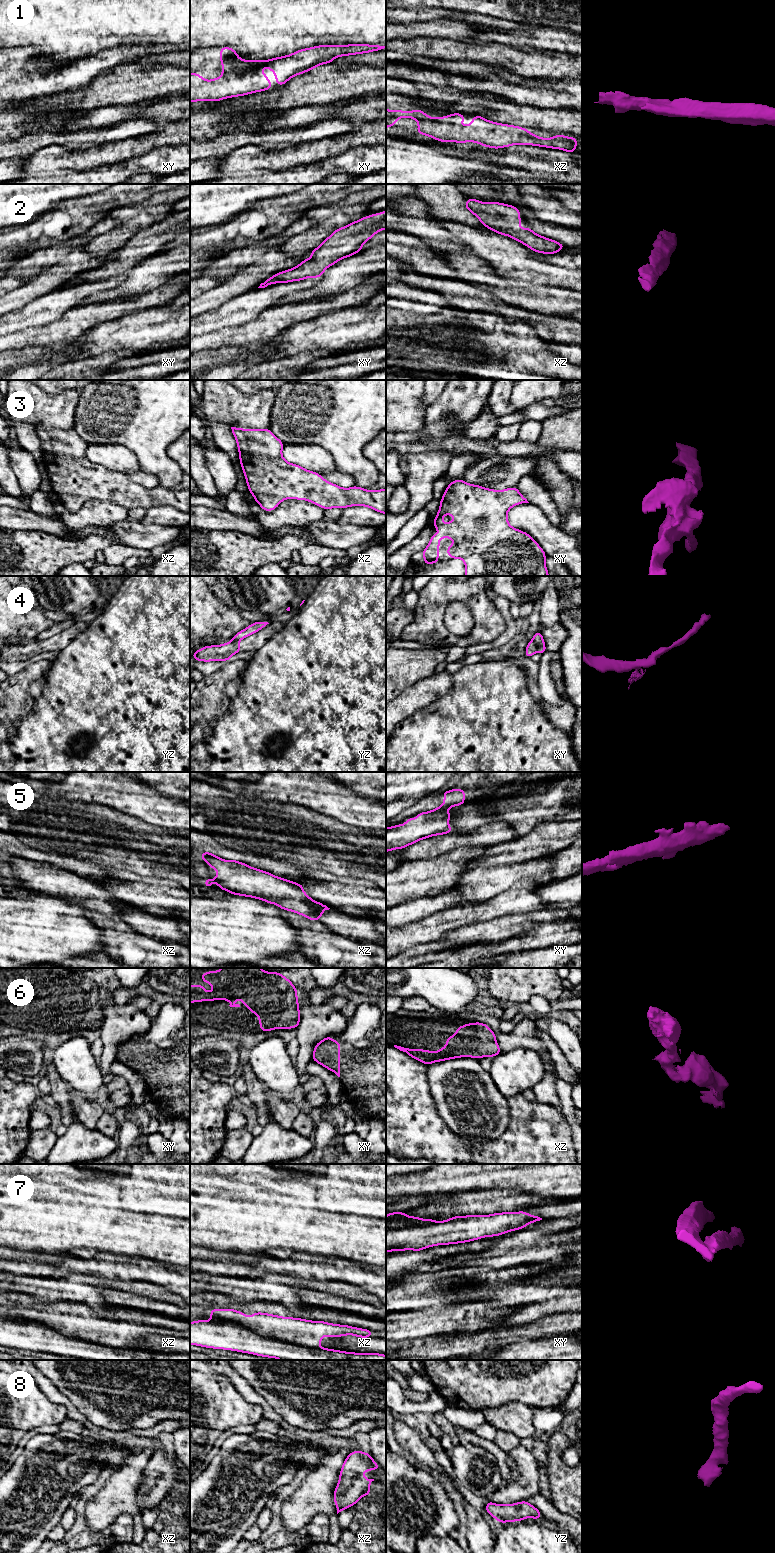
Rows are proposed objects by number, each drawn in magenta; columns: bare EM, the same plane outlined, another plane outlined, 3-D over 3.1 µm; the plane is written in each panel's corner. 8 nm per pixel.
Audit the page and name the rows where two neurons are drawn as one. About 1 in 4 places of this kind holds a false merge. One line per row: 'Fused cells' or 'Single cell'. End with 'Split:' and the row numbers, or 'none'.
1: Single cell
2: Single cell
3: Single cell
4: Fused cells
5: Single cell
6: Single cell
7: Fused cells
8: Single cell
Split: 4, 7

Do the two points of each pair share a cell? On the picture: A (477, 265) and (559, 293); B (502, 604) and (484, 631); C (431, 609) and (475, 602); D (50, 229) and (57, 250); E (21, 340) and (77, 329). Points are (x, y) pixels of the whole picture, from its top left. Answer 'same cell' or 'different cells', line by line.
A: same cell
B: different cells
C: same cell
D: different cells
E: same cell

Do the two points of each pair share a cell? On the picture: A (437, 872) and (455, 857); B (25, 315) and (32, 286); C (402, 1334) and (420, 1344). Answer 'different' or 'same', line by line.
A: same
B: different
C: different

